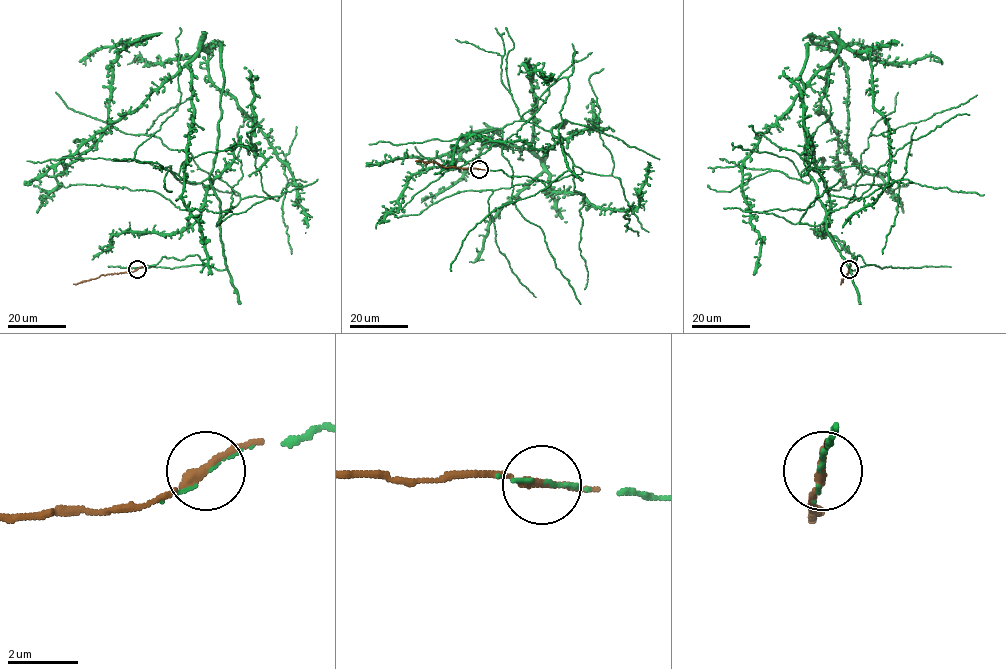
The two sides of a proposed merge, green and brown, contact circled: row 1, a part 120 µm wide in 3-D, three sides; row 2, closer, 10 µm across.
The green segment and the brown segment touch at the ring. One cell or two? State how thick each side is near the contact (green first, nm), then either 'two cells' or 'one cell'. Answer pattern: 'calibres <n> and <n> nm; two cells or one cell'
calibres 100 and 240 nm; one cell

